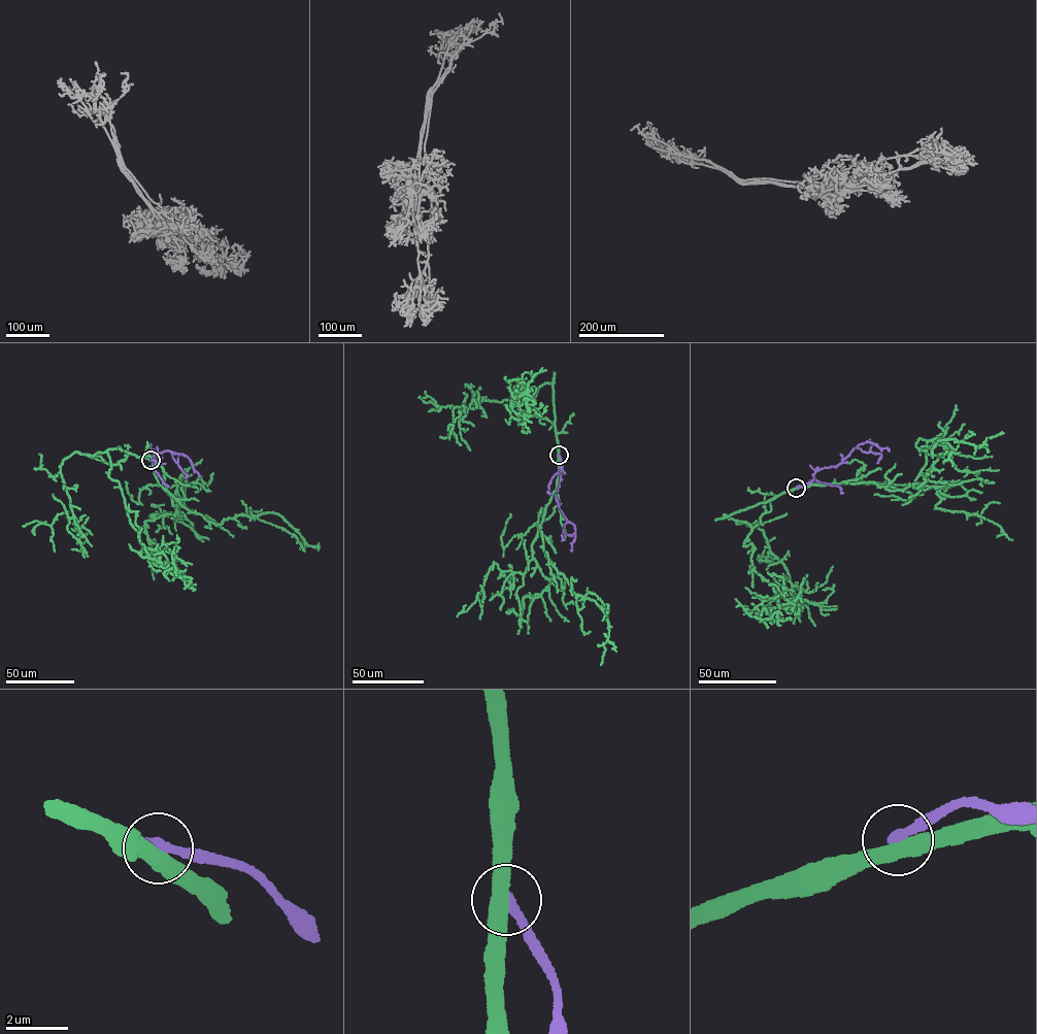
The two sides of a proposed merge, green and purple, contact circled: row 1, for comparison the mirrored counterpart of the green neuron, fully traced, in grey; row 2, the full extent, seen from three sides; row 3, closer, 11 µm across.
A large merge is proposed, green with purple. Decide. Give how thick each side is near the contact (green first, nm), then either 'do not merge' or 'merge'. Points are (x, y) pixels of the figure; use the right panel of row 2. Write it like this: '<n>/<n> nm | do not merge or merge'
480/400 nm | do not merge

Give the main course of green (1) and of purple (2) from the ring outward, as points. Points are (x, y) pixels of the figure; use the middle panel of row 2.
1: (558, 455), (554, 381), (540, 386), (532, 399), (526, 386), (529, 395), (522, 388), (510, 400), (545, 370)
2: (559, 455), (561, 467), (556, 496), (560, 510), (575, 529), (570, 549)

